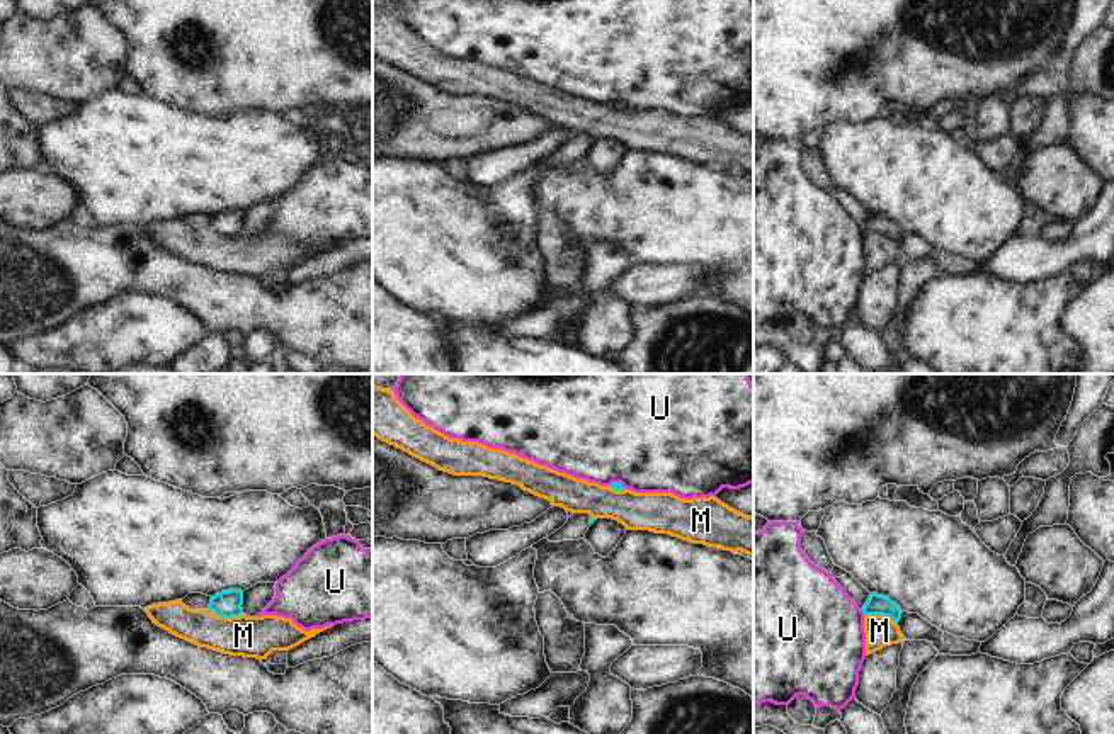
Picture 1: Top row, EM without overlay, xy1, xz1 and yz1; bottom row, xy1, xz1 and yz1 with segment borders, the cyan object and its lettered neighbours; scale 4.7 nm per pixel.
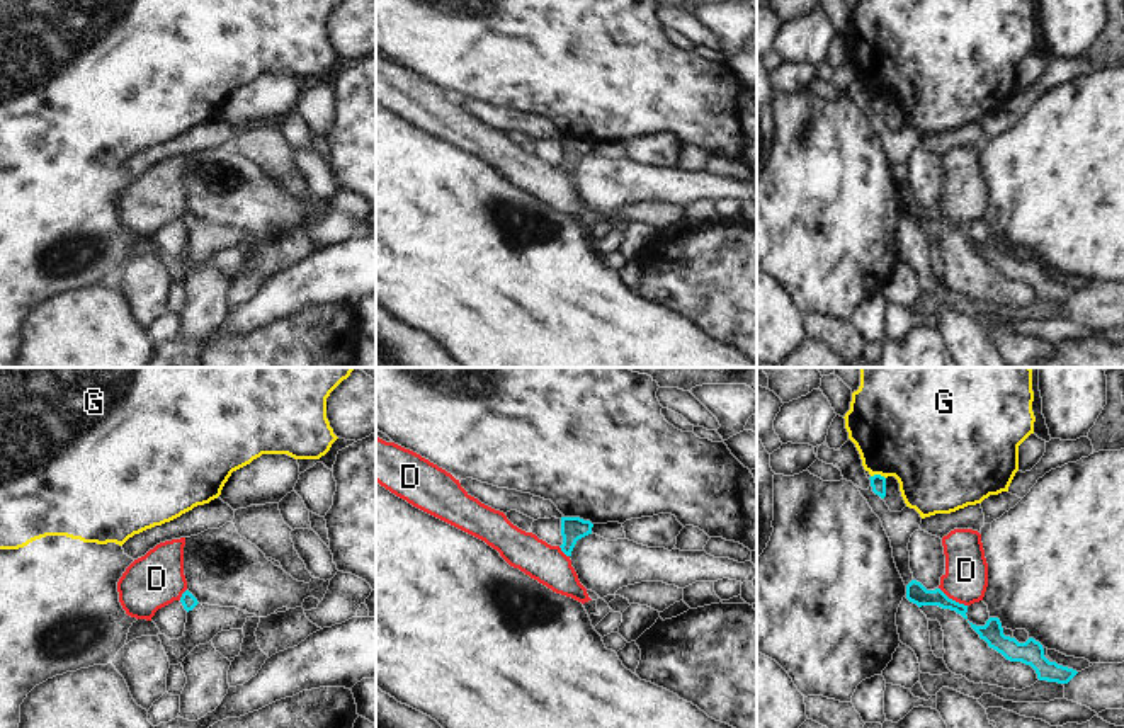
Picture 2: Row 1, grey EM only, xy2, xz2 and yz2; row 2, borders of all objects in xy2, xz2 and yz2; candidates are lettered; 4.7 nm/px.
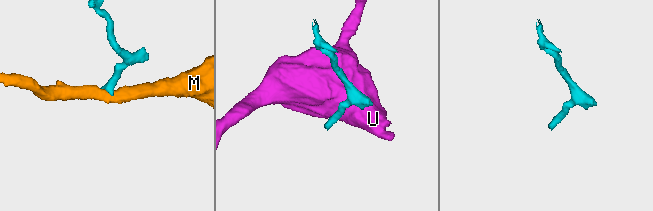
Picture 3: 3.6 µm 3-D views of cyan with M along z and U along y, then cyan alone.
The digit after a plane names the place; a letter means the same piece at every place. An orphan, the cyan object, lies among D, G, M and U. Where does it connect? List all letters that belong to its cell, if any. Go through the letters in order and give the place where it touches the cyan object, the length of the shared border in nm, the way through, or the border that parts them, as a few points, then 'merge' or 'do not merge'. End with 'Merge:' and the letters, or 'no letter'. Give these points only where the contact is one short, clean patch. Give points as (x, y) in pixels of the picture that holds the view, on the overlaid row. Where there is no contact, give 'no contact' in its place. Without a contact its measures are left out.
D: contact yz2 (951, 599); length 160 nm; border yz2 (939, 587), (949, 597), (966, 606); do not merge
G: contact yz2 (878, 475); length 70 nm; border yz2 (871, 475), (885, 478); do not merge
M: contact xy1 (225, 615); length 170 nm; border xy1 (208, 609), (227, 617), (238, 617), (242, 614); do not merge
U: contact yz1 (863, 612); length 30 nm; do not merge
Merge: no letter

